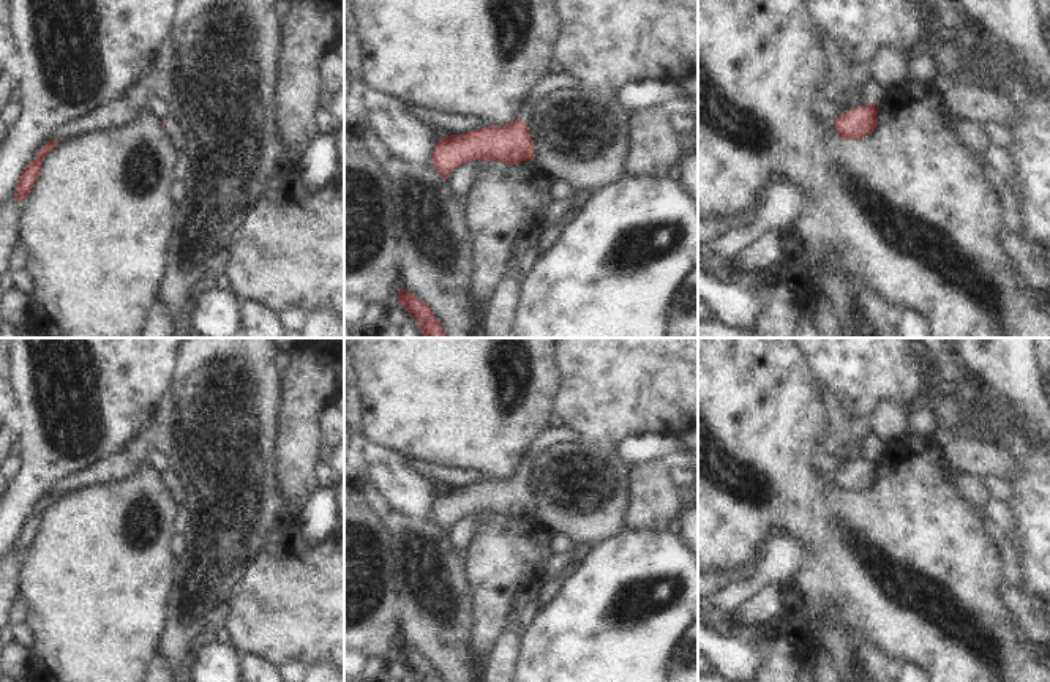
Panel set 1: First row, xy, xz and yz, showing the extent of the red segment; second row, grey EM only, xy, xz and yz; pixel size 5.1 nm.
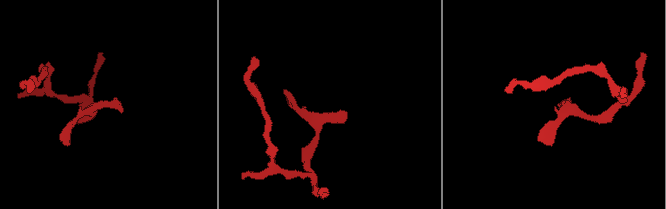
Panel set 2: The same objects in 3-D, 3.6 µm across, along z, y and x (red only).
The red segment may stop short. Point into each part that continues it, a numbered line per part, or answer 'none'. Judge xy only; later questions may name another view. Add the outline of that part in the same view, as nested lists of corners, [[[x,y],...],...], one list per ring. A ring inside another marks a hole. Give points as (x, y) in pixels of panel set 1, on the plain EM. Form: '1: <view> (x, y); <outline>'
1: xy (179, 496); [[[166,470],[164,472],[164,480],[163,483],[167,486],[167,489],[171,491],[172,499],[175,500],[175,504],[178,507],[185,507],[186,505],[186,493],[183,489],[178,488],[177,485],[177,478]]]

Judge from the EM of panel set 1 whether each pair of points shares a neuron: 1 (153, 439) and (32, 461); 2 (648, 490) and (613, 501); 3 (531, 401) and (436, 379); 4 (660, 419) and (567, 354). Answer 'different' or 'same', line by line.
1: different
2: different
3: same
4: same

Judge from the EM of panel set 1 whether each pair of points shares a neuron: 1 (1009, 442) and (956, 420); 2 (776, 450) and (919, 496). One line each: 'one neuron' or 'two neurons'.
1: two neurons
2: one neuron

